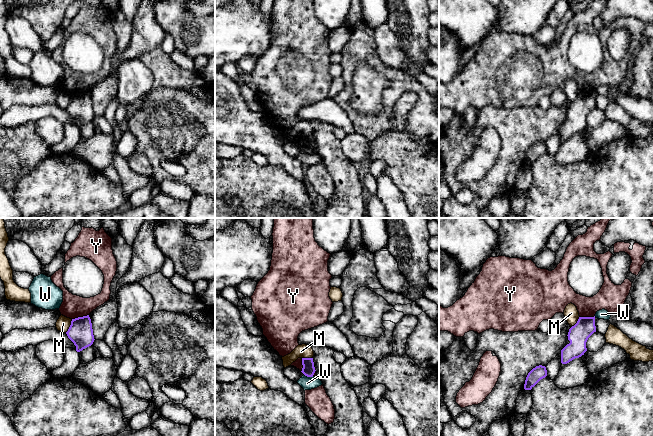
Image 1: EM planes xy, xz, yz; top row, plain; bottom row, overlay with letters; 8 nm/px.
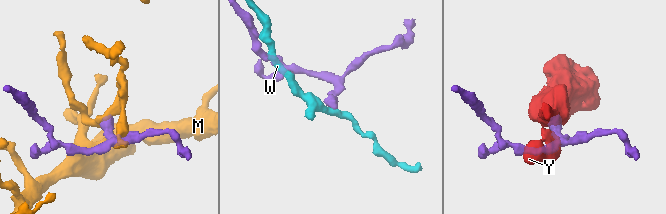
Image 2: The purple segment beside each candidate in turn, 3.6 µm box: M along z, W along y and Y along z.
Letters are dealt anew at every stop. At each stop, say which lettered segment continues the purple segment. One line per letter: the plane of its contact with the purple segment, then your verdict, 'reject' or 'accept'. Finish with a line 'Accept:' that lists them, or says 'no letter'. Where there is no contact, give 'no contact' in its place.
M: xy | reject
W: xz | reject
Y: xy | reject
Accept: no letter

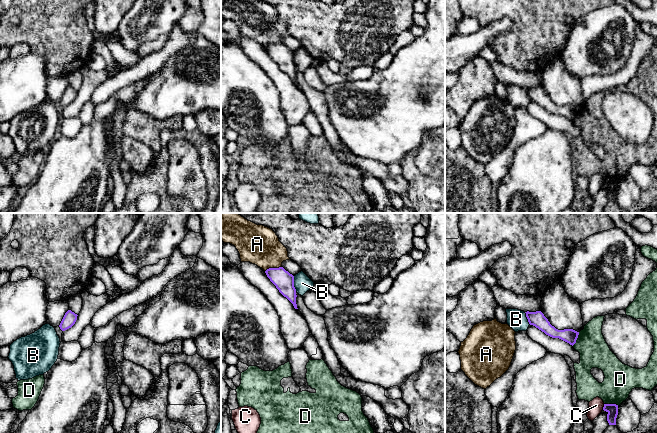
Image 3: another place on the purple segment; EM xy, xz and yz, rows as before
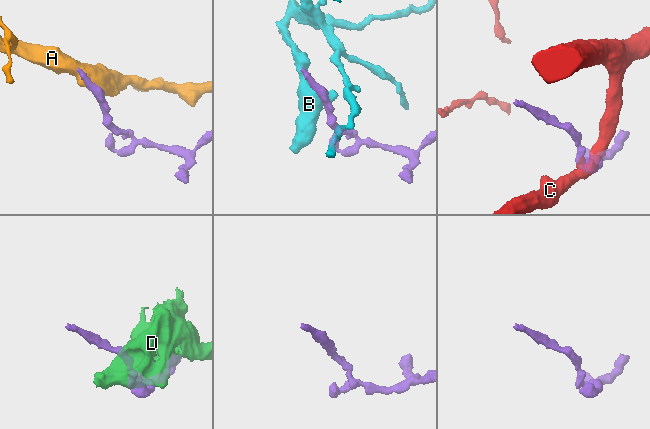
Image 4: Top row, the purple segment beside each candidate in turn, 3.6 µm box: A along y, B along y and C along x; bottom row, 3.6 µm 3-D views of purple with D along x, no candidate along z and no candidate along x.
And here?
A: xz | reject
B: xz | reject
C: yz | reject
D: yz | reject
Accept: no letter

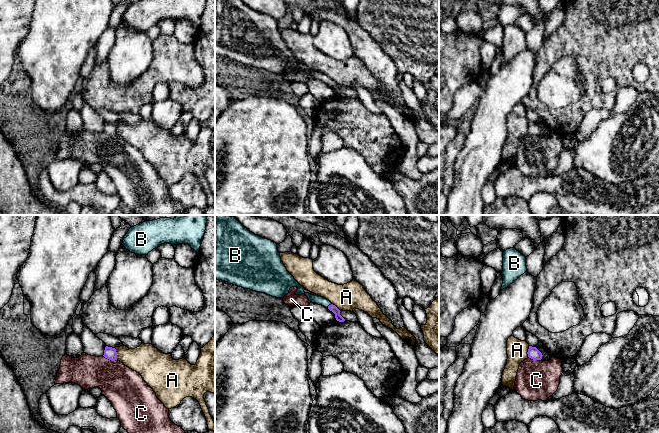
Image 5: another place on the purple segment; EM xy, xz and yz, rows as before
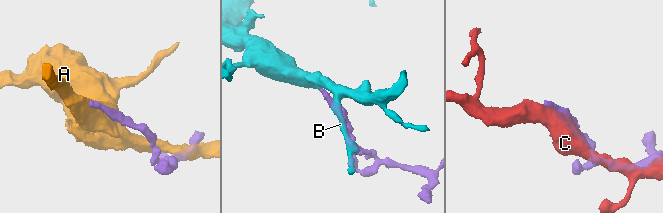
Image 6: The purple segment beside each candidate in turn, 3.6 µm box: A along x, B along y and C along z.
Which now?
A: xy | reject
B: xz | accept
C: xy | reject
Accept: B

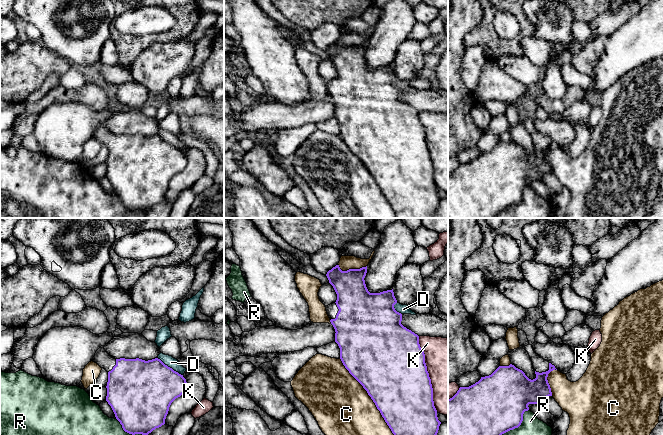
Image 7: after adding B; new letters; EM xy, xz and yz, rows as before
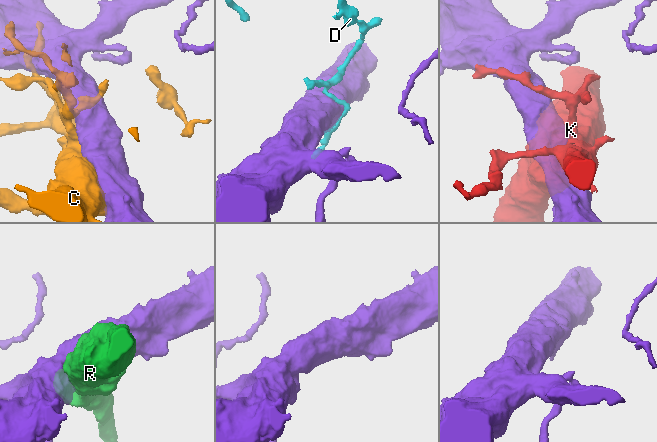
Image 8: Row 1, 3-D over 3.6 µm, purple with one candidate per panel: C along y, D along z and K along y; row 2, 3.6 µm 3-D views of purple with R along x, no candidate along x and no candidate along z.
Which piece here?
C: xz | reject
D: xy | reject
K: xz | reject
R: yz | reject
Accept: no letter

